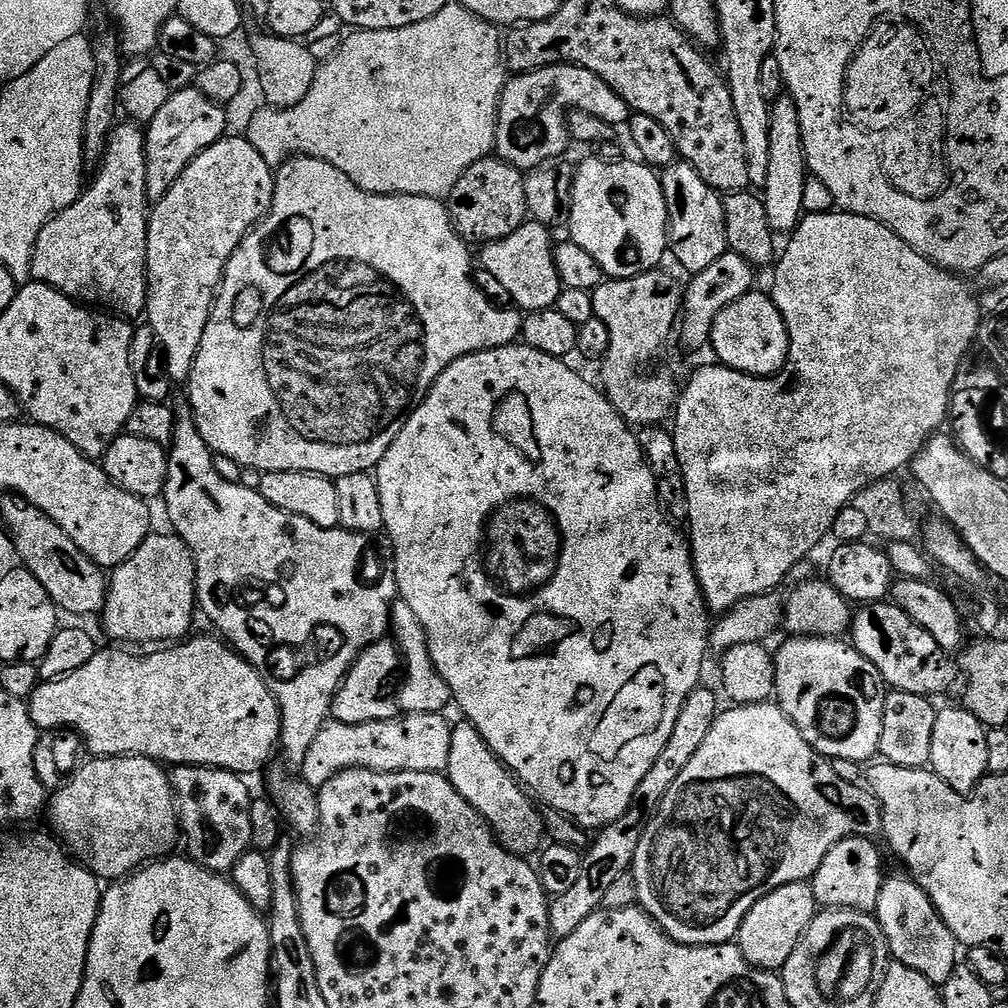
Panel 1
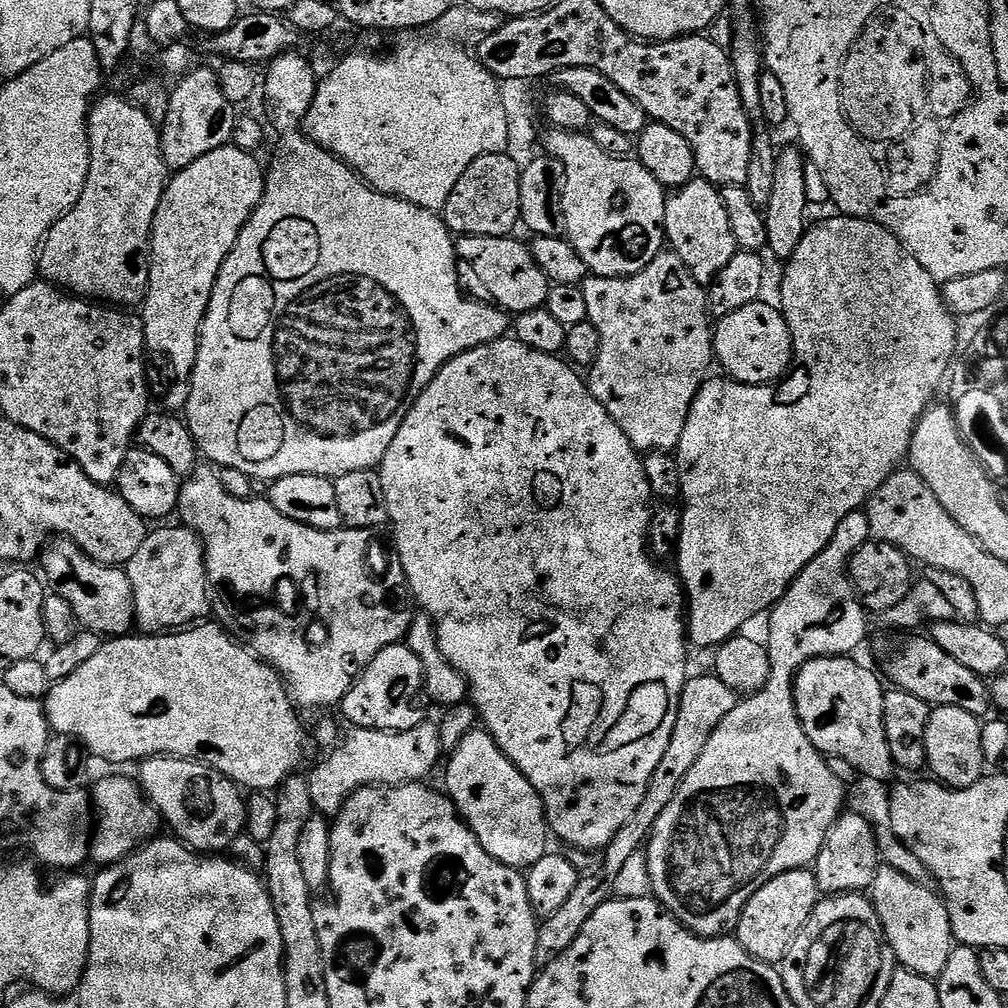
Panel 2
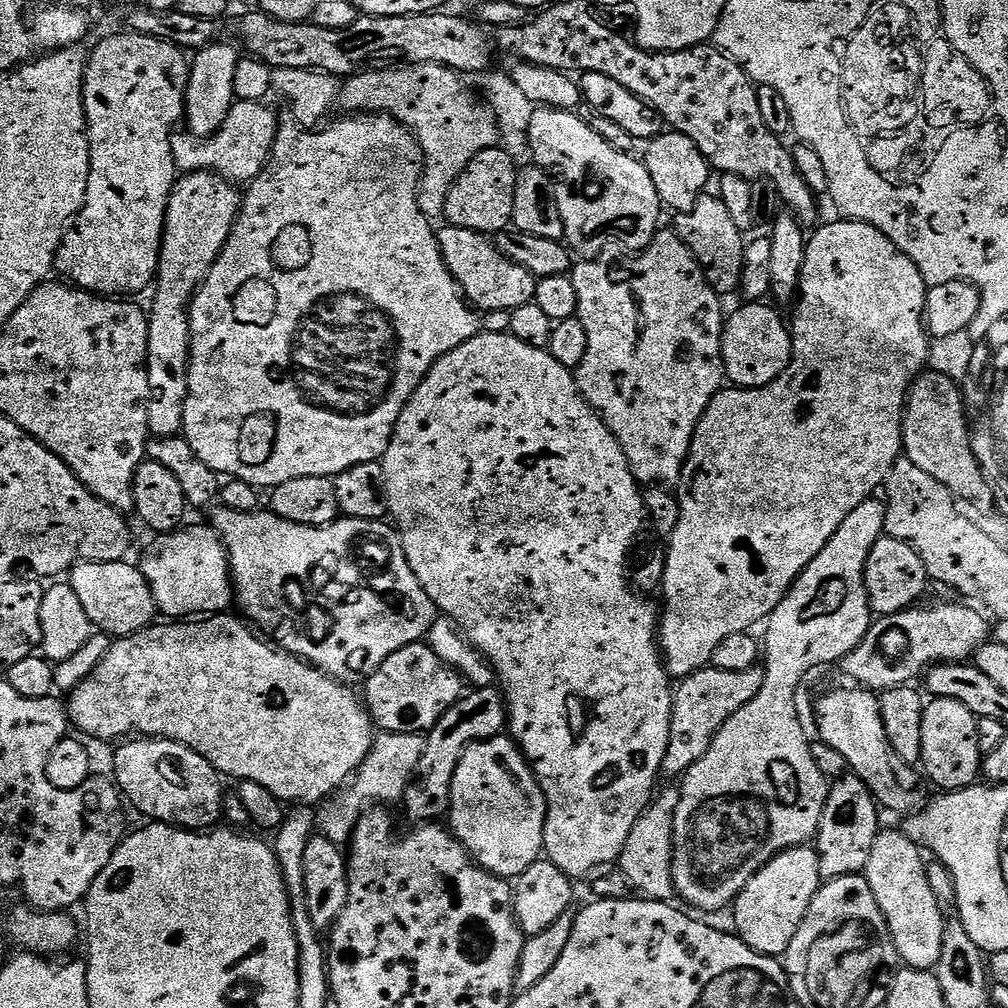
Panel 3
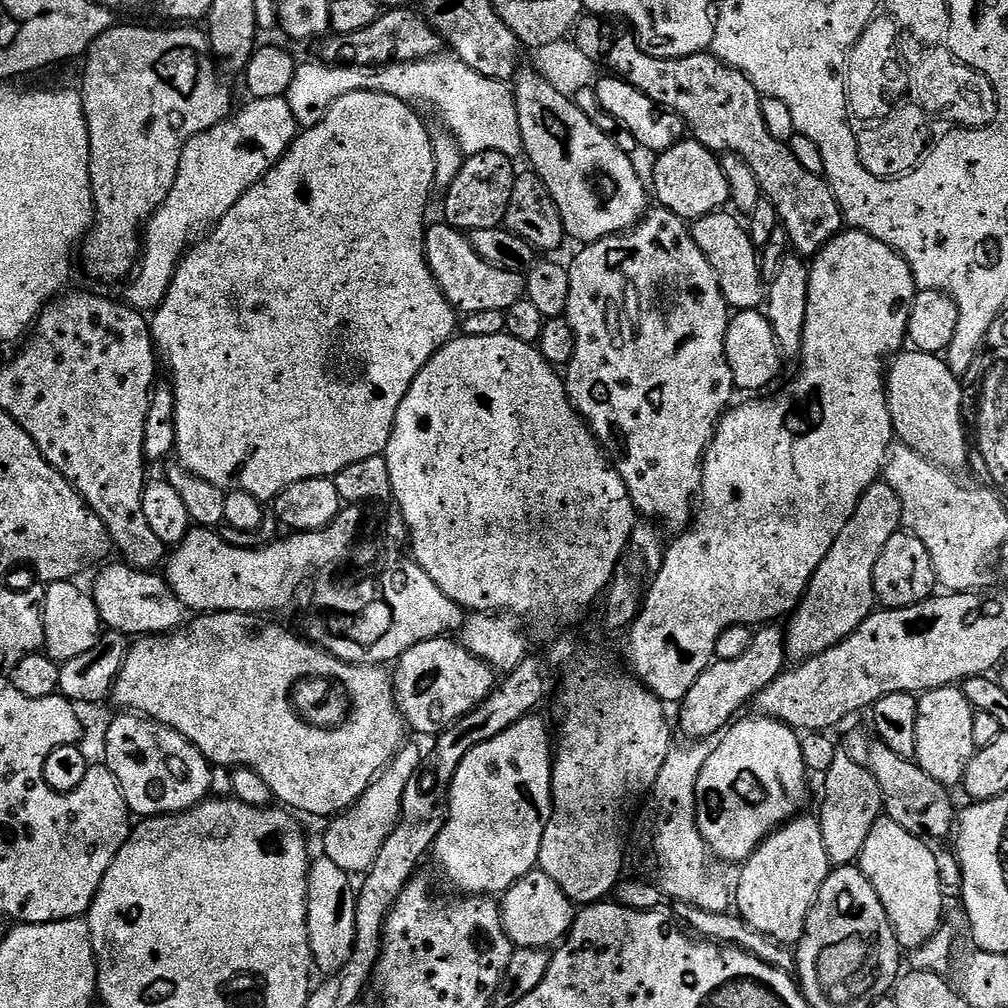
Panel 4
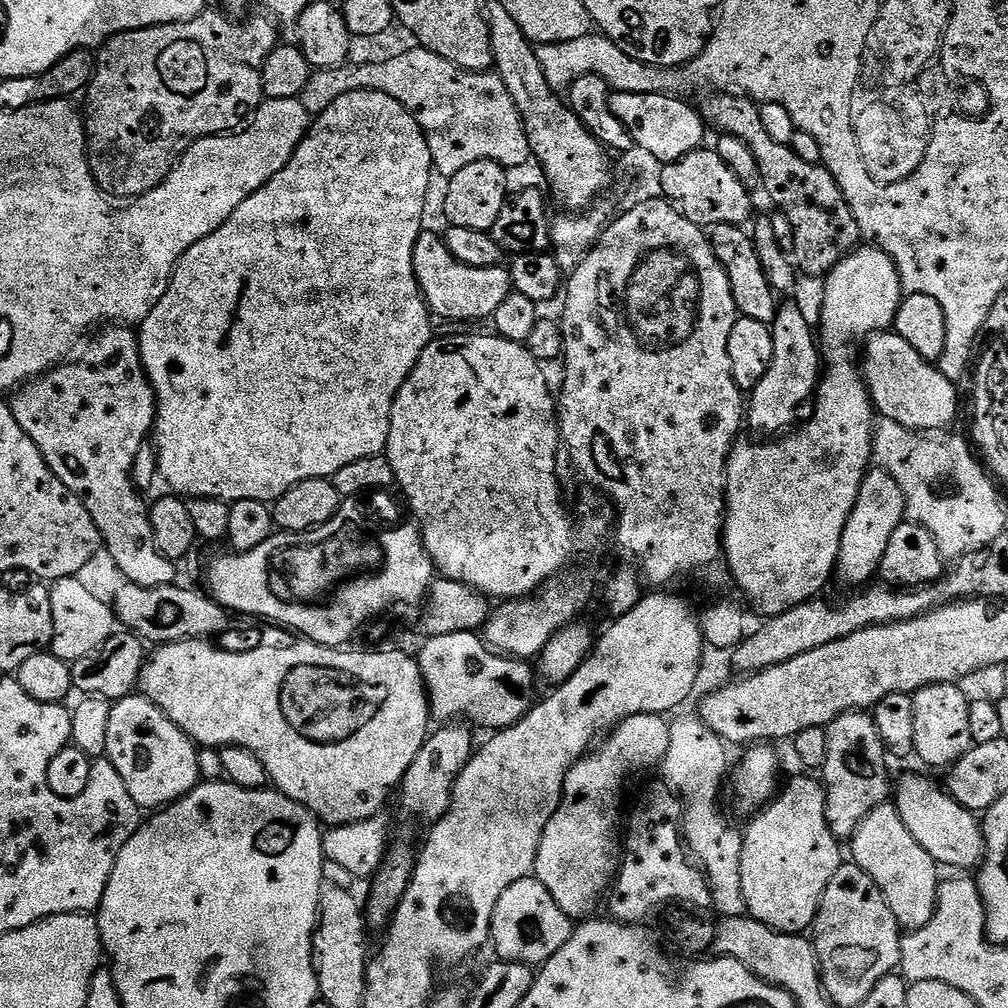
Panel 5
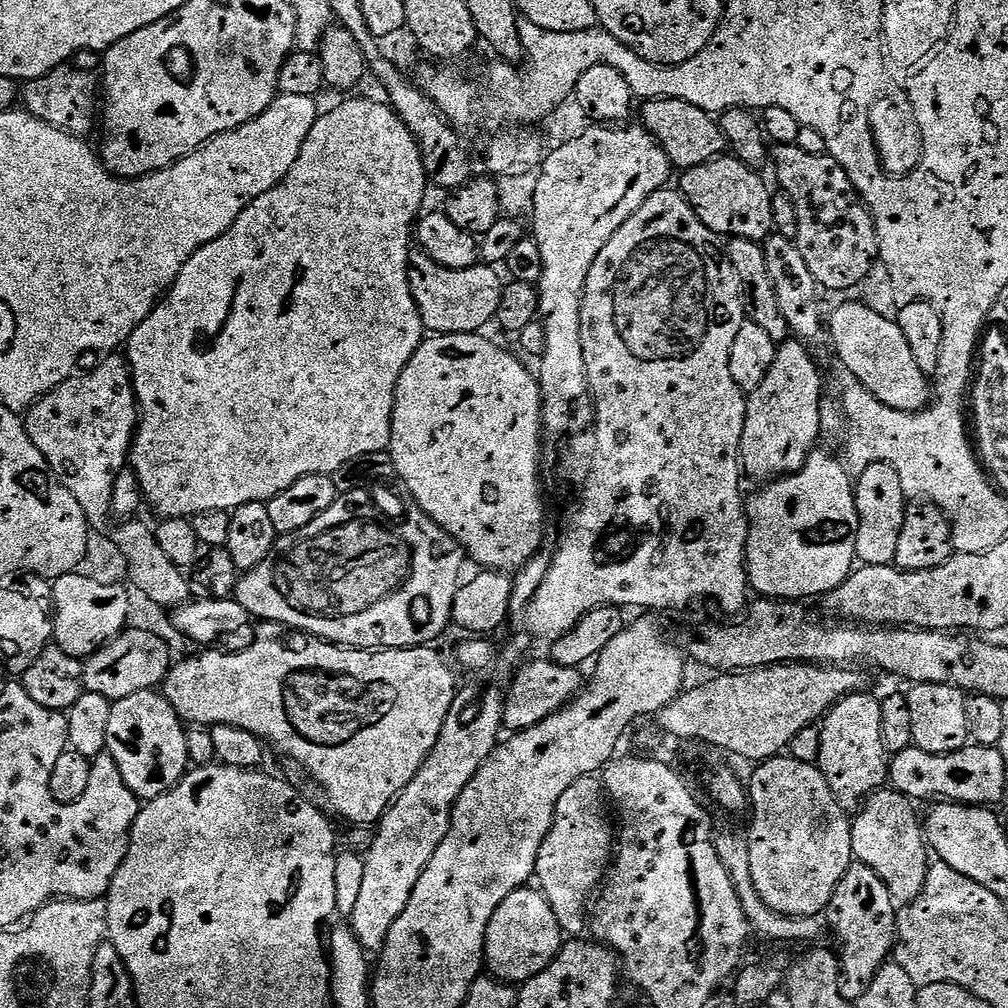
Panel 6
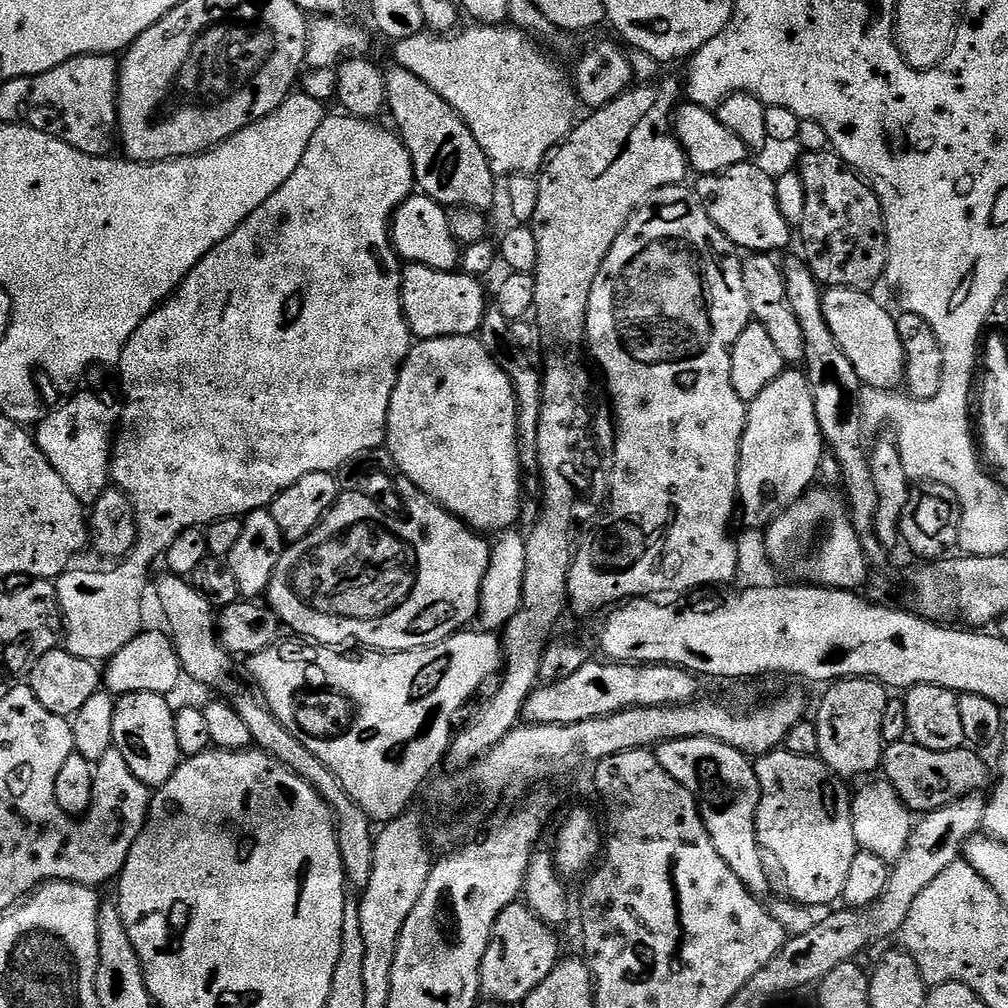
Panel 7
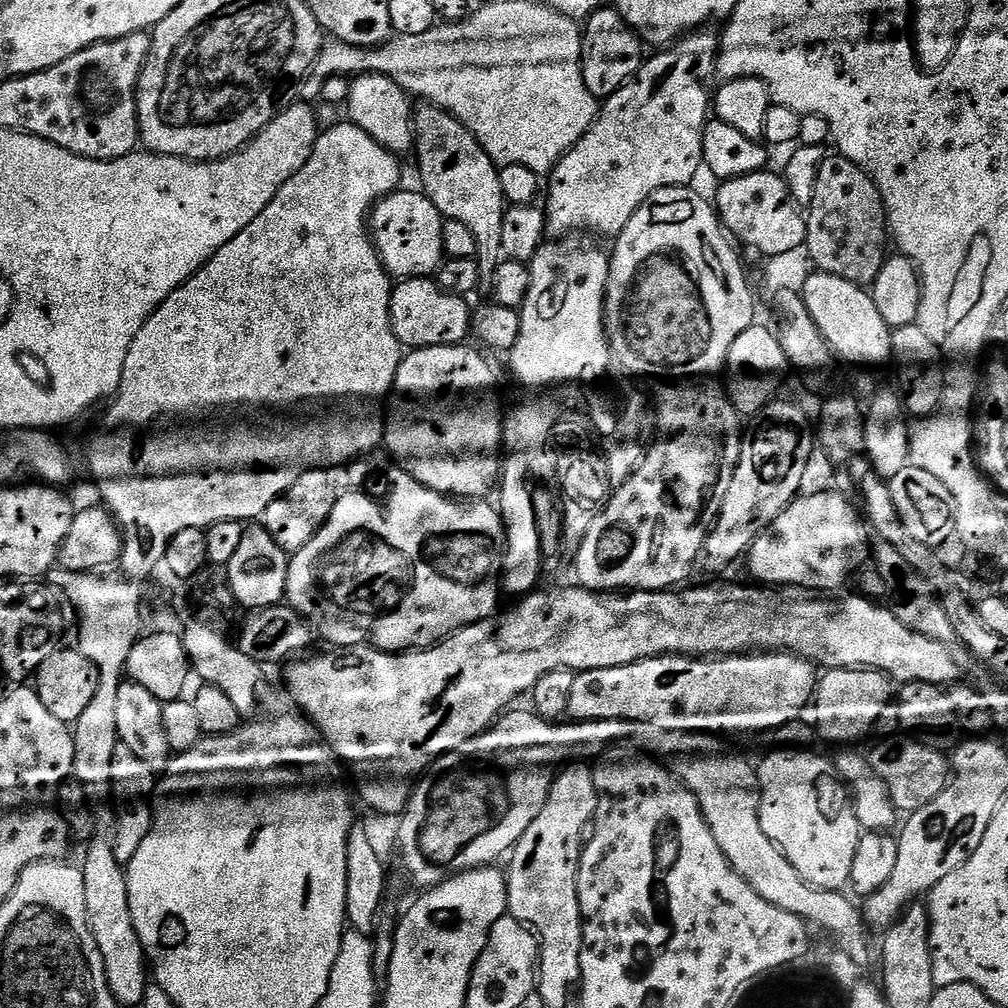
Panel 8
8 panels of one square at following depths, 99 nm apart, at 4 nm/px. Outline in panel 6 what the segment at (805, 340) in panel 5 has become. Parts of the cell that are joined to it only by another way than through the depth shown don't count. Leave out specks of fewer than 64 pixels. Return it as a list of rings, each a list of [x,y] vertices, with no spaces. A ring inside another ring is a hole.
[[[789,338],[777,347],[776,357],[762,382],[758,387],[751,389],[747,397],[748,409],[746,410],[746,426],[742,430],[742,446],[740,447],[740,462],[745,473],[748,472],[759,482],[771,482],[781,476],[789,476],[791,472],[797,472],[806,462],[806,458],[817,447],[816,439],[820,436],[820,372],[816,369],[816,364],[812,361],[812,356],[808,353],[809,345],[796,338]]]

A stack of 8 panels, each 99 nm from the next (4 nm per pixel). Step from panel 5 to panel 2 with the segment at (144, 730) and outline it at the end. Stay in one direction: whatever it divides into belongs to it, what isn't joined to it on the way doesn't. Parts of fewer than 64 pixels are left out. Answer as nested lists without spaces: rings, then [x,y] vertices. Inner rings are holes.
[[[150,756],[147,760],[139,761],[138,768],[140,768],[140,776],[138,775],[138,783],[141,788],[144,789],[144,795],[151,800],[152,805],[155,806],[157,812],[160,814],[161,821],[165,825],[168,824],[173,828],[175,835],[179,837],[183,843],[187,844],[189,848],[201,853],[201,854],[224,854],[231,849],[234,838],[245,835],[246,832],[246,810],[244,809],[246,800],[242,795],[240,797],[241,789],[235,784],[232,780],[227,780],[223,774],[217,768],[211,768],[206,763],[201,762],[200,760],[183,760],[181,756]]]

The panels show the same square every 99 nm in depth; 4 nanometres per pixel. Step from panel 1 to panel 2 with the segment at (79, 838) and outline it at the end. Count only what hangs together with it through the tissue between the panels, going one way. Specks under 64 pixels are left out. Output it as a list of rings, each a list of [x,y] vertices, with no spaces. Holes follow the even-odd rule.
[[[108,776],[96,784],[96,789],[91,789],[90,800],[94,805],[94,835],[92,837],[92,850],[90,853],[93,861],[97,860],[100,866],[116,864],[131,856],[133,852],[144,847],[149,840],[157,835],[162,828],[162,821],[151,800],[144,795],[144,789],[135,779],[128,776]]]

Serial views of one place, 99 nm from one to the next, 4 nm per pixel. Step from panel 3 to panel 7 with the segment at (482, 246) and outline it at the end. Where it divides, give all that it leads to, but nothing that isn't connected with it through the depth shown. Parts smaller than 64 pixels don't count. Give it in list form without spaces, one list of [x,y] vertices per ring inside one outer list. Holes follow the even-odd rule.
[[[405,263],[400,277],[400,301],[408,329],[417,341],[447,336],[476,336],[483,324],[490,296],[484,293],[479,279],[467,276],[463,270],[443,272],[430,266]]]

